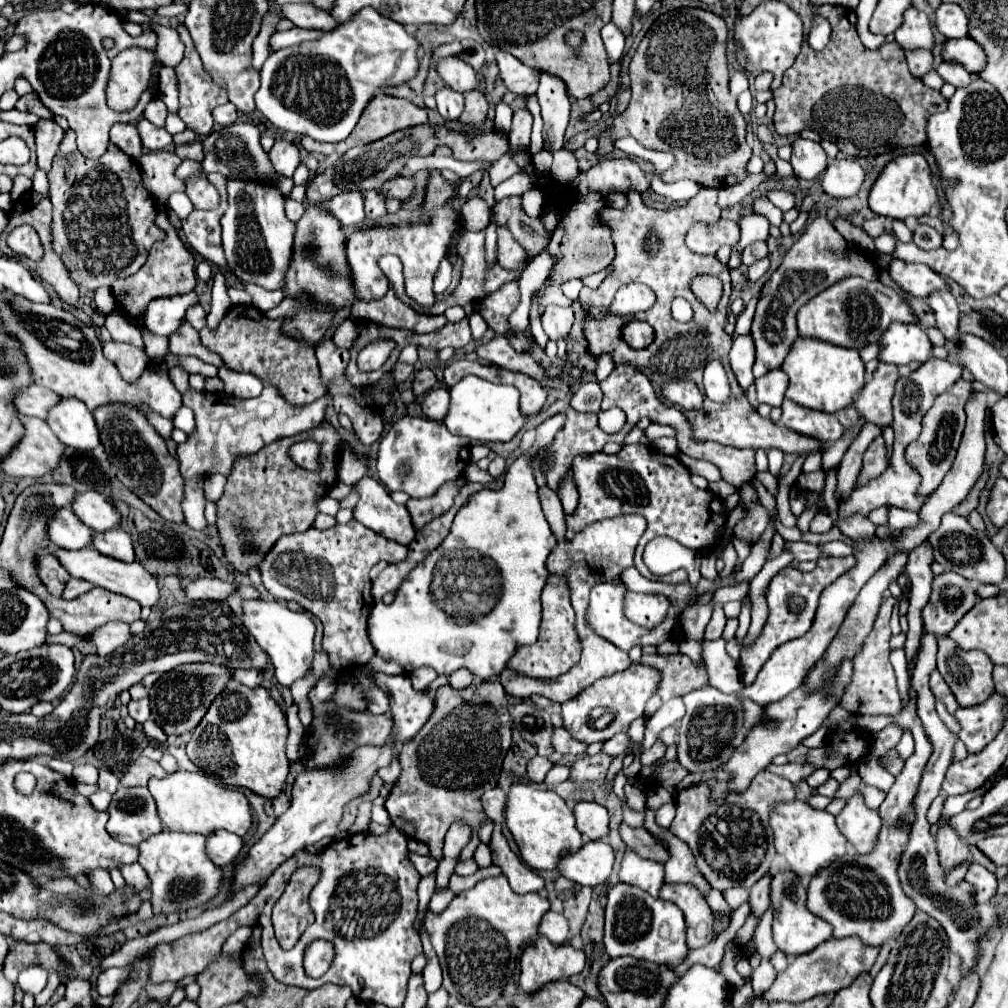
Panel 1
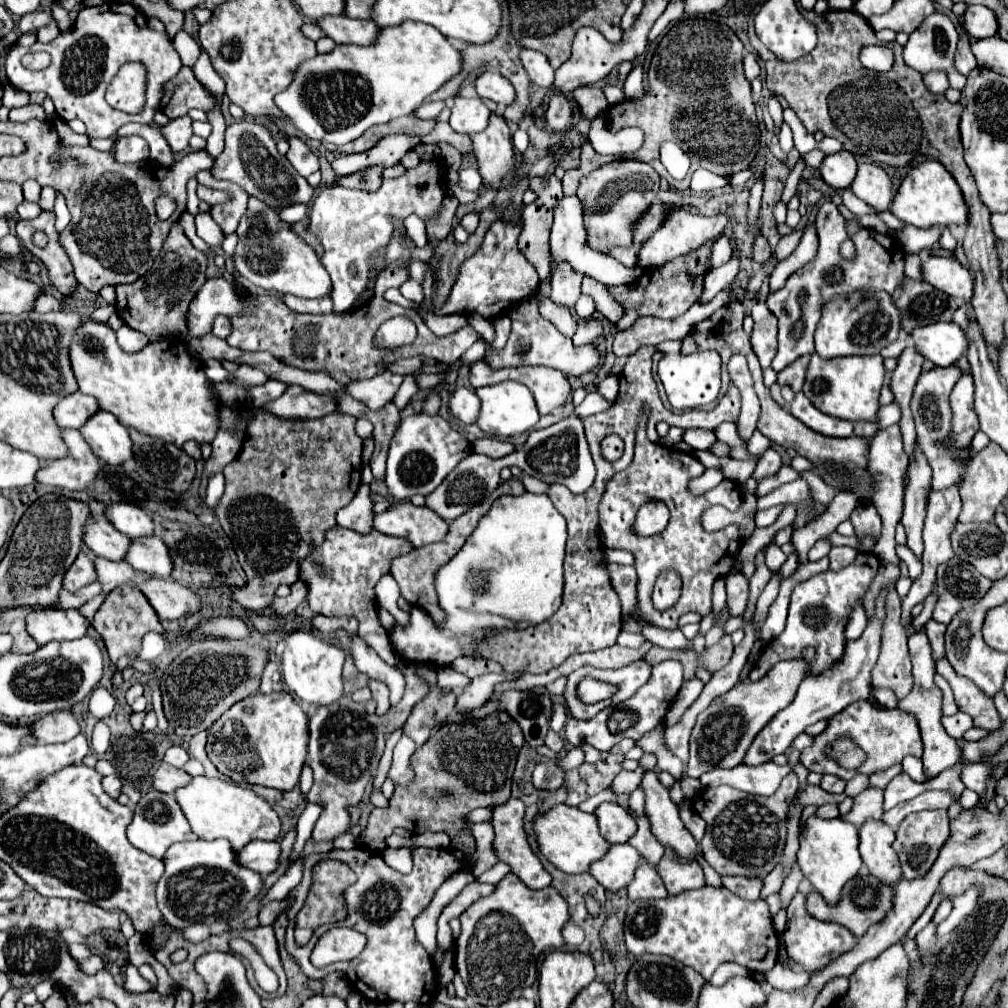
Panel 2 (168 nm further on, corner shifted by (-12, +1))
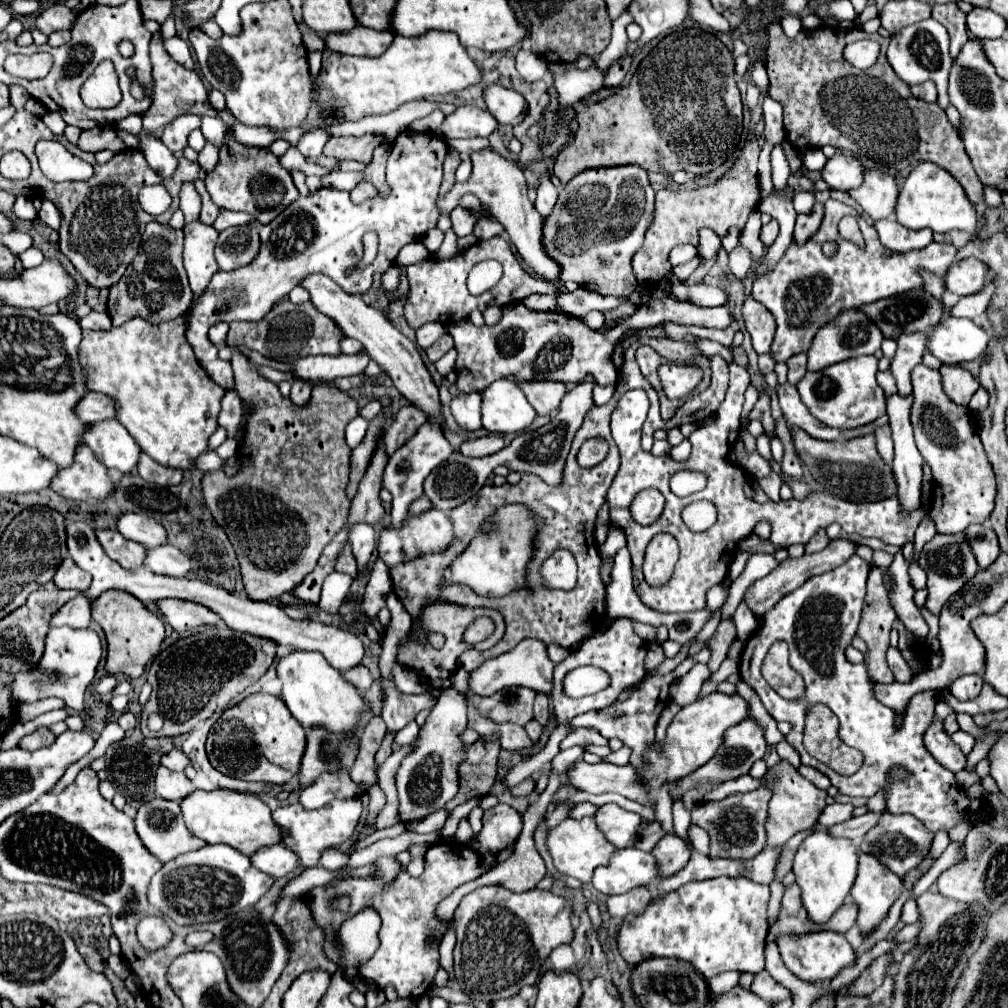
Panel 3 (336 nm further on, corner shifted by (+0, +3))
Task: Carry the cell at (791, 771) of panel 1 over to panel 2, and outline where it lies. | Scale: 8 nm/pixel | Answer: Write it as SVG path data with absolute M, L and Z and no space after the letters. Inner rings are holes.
M764 762L760 766L734 766L730 770L712 770L708 774L700 776L702 786L720 786L728 784L732 788L744 790L748 794L764 794L770 796L778 790L782 778L792 772L790 764L776 764L776 762Z

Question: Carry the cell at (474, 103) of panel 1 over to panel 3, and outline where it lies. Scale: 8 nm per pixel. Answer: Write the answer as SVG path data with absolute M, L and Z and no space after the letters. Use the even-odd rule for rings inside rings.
M490 148L484 152L472 154L472 166L474 168L472 168L472 176L468 182L454 184L448 194L444 194L436 200L436 208L440 210L440 214L450 214L458 206L462 194L466 194L466 192L476 194L482 200L482 204L490 210L490 214L506 228L506 232L510 234L510 240L514 242L524 264L528 268L532 268L538 276L544 276L546 280L558 280L560 266L554 260L548 260L548 256L544 256L544 248L540 248L542 216L536 212L532 202L528 200L528 194L526 194L528 186L526 186L522 170L514 162L508 162L502 156L498 156Z

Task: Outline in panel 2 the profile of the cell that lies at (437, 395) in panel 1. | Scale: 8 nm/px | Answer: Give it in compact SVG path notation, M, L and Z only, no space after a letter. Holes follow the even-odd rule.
M456 388L450 396L450 412L454 418L458 418L464 424L474 424L478 408L480 408L480 400L476 398L474 390L468 388Z

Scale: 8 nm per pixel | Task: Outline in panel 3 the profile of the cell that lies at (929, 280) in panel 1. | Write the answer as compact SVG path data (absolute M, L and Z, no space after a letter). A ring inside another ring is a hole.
M968 258L960 264L952 264L946 276L946 290L956 292L958 296L968 296L980 292L988 280L994 280L994 272L990 266L976 258Z

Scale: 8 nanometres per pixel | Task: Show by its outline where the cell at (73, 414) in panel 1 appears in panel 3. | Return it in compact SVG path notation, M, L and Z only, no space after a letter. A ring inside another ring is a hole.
M118 420L92 424L92 428L84 434L84 442L106 468L116 468L124 474L130 474L132 468L136 468L142 452L138 442Z

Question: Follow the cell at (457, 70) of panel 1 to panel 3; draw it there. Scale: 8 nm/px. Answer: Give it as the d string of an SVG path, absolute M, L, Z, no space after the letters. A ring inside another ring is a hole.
M488 86L484 90L484 100L488 106L488 112L504 126L516 126L520 124L528 110L528 104L522 94L502 88L502 86Z

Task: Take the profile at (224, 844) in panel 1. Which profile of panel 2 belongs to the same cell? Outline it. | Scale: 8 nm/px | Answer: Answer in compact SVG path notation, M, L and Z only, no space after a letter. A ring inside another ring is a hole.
M252 840L242 850L236 852L238 862L244 868L250 868L258 874L270 874L278 866L280 856L280 842L266 842L266 840Z

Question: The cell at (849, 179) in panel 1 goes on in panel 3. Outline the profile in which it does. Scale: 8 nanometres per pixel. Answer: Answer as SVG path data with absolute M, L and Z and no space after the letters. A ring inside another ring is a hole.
M866 170L864 184L850 192L850 196L862 206L862 210L872 220L882 220L892 216L896 212L898 194L900 190L896 186L896 180L880 170Z

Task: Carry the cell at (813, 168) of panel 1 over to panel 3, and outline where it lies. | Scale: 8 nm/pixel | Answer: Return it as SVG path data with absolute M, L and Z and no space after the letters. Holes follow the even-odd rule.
M836 152L836 156L826 162L826 166L822 170L822 178L830 188L850 192L852 188L862 186L864 166L860 164L860 160L854 154Z

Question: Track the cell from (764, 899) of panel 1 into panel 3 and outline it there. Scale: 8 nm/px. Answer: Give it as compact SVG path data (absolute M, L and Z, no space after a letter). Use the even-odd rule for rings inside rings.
M780 740L778 744L776 744L776 752L778 752L778 756L780 758L784 758L784 760L788 760L794 768L798 768L800 766L800 756L798 756L798 752L786 742L786 740Z

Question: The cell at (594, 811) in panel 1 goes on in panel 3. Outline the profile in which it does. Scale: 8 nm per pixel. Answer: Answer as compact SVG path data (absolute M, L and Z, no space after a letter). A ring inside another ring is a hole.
M604 804L598 808L594 822L608 836L608 840L616 844L616 848L628 848L634 844L640 832L642 816L628 812L618 804Z

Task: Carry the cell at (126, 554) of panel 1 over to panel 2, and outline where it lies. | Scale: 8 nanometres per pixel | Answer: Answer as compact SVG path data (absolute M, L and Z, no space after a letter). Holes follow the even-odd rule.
M156 536L132 540L124 560L132 568L146 572L150 576L168 578L172 572L172 560L168 558L168 550L166 550L164 542L160 542L160 538L156 538Z

